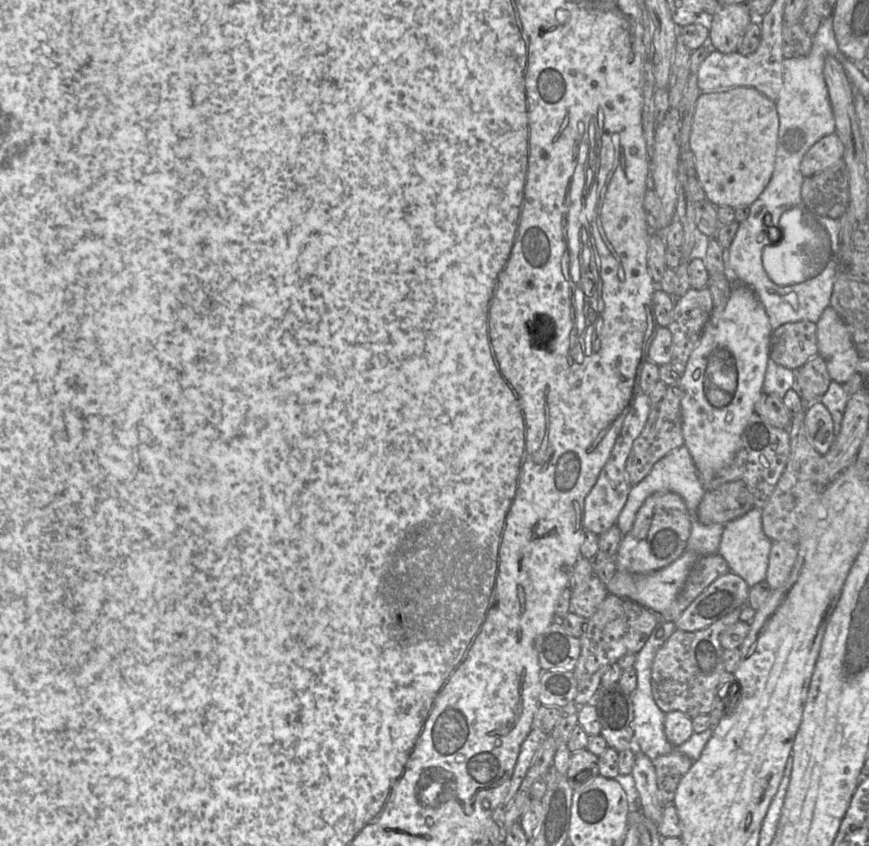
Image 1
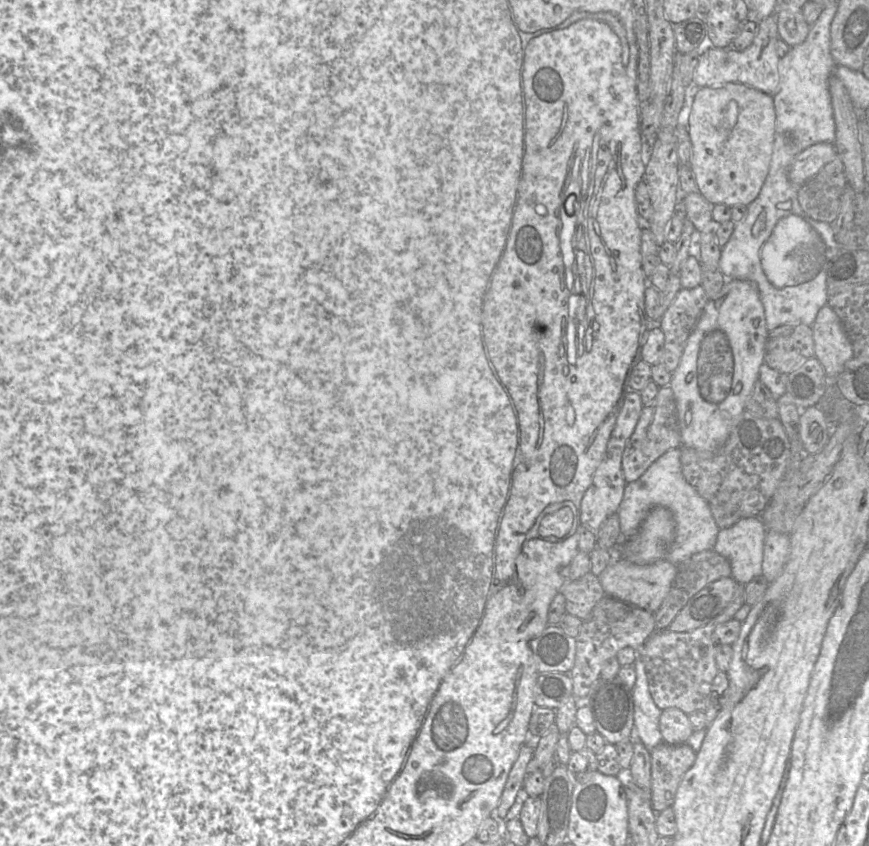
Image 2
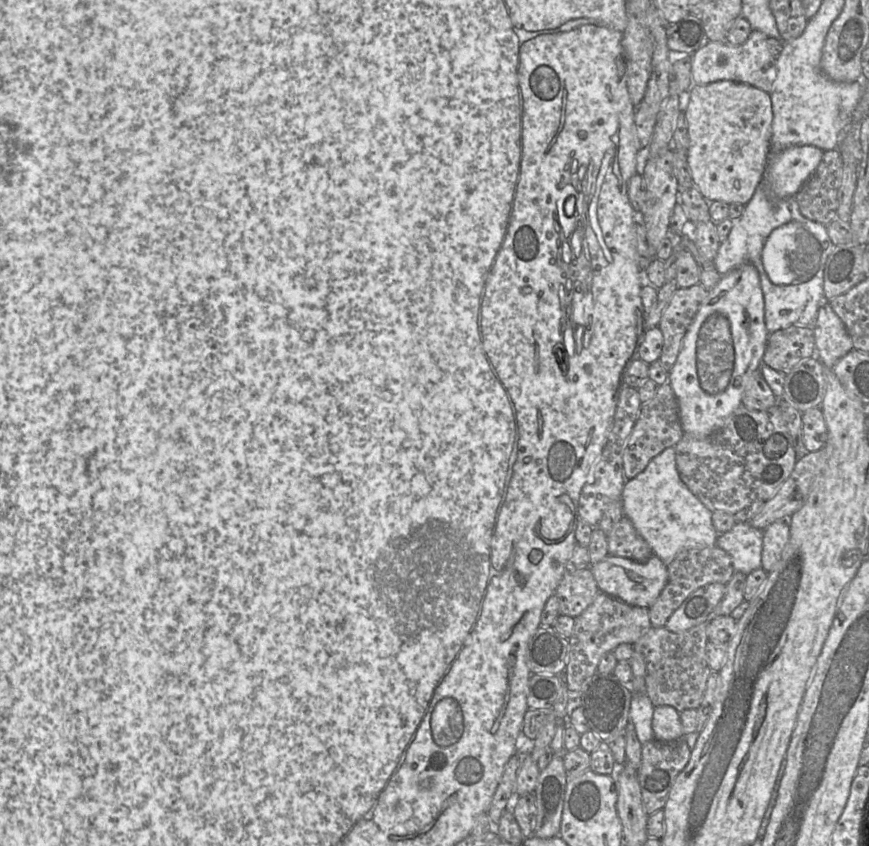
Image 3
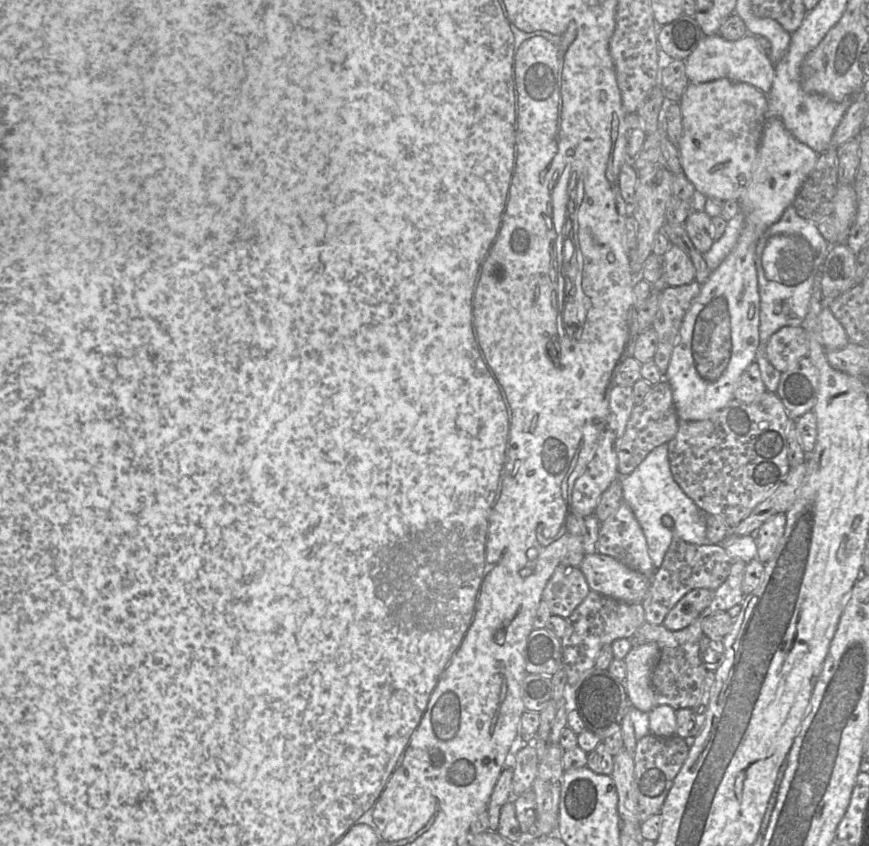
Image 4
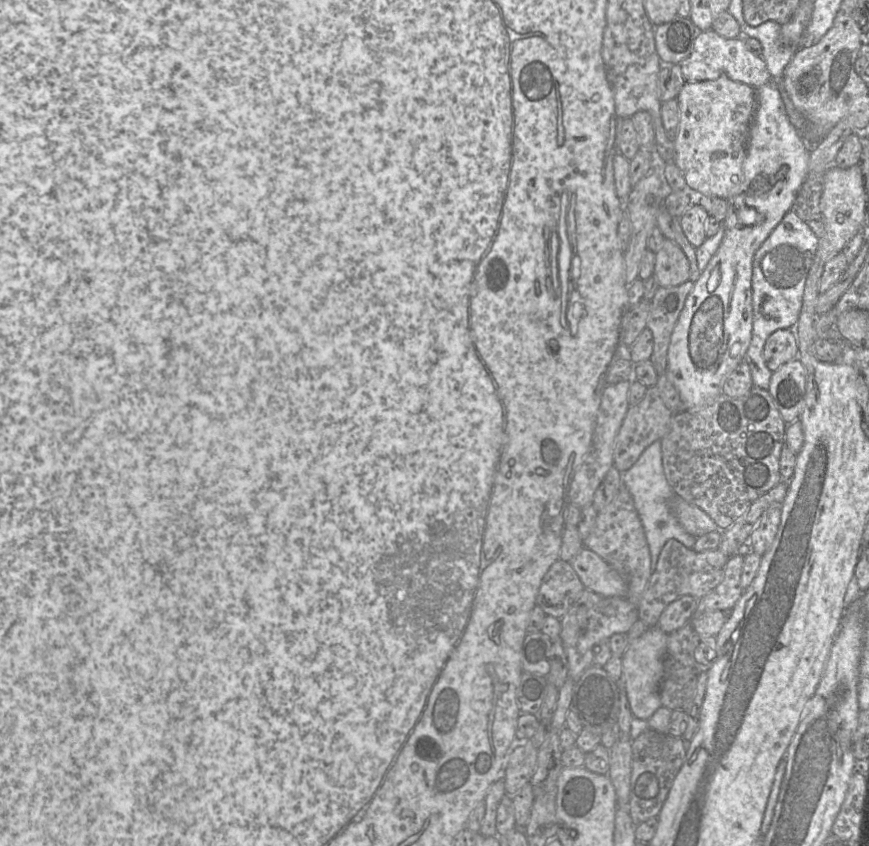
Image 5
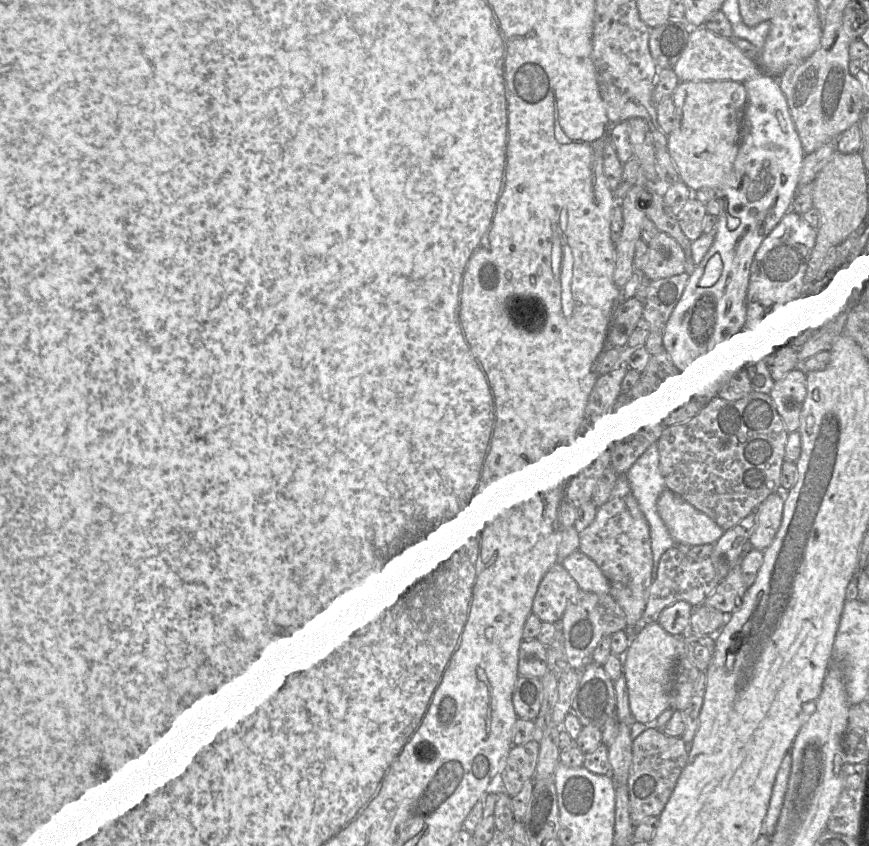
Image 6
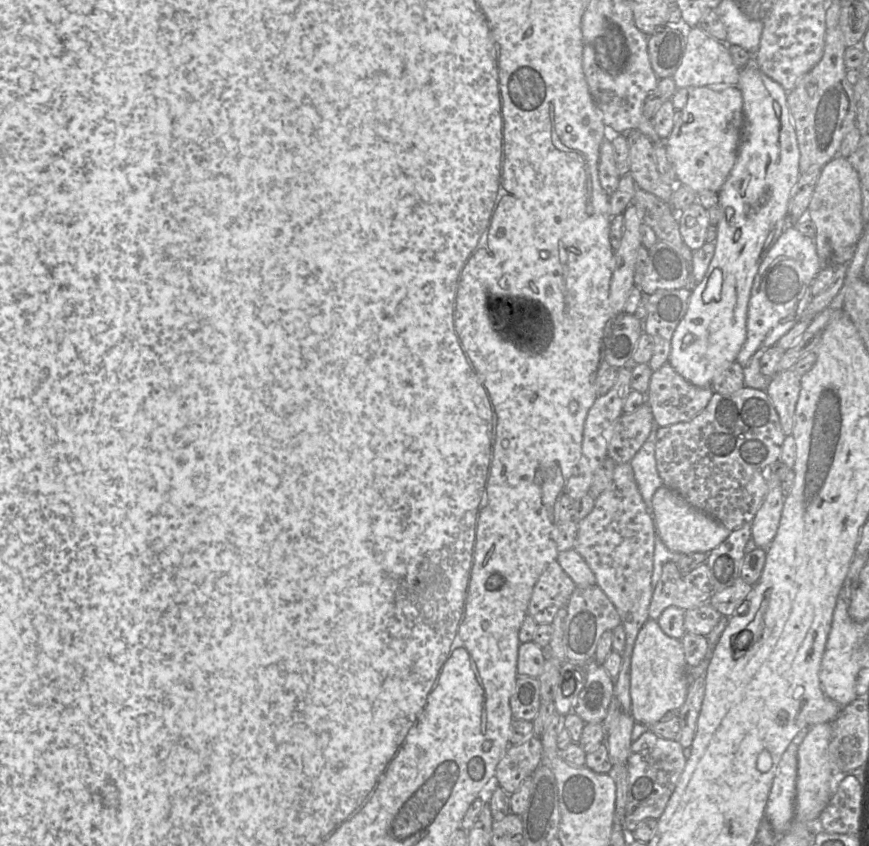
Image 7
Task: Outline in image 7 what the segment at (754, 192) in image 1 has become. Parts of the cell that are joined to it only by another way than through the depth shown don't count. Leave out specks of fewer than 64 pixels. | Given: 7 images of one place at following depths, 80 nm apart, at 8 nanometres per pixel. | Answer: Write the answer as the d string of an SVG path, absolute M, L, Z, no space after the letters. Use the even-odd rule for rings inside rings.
M688 86L677 88L671 101L674 127L664 142L678 184L688 186L696 193L705 190L718 193L735 164L741 141L744 116L740 89Z

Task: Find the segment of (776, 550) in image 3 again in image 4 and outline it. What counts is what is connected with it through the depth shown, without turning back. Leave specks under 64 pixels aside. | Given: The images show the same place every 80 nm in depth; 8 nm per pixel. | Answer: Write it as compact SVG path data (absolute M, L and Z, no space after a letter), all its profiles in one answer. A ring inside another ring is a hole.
M778 513L771 516L752 534L757 547L757 558L763 564L775 553L784 534L785 525L785 513Z

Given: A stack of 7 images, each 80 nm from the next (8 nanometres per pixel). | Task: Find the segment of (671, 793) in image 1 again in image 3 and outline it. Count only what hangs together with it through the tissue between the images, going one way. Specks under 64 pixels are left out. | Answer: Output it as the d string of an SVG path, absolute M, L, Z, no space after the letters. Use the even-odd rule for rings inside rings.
M654 738L642 745L641 762L636 771L643 805L649 816L658 810L663 810L676 778L690 760L691 751L684 738L672 741Z

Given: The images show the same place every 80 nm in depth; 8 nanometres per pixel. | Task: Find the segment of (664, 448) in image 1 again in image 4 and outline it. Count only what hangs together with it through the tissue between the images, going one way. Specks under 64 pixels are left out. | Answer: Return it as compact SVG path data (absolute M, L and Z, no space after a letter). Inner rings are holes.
M662 380L653 385L644 401L632 410L618 445L619 477L630 474L653 449L672 440L678 431L678 424L671 387L666 380Z

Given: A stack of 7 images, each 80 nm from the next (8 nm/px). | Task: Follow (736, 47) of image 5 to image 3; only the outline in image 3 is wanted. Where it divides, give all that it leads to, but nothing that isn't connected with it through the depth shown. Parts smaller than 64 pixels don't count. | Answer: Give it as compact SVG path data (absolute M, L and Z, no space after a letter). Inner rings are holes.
M753 30L748 39L741 45L731 45L727 41L707 41L692 54L691 75L693 84L706 85L719 80L749 84L767 93L771 93L772 85L777 78L777 57L774 57L768 47L768 36L759 30Z

